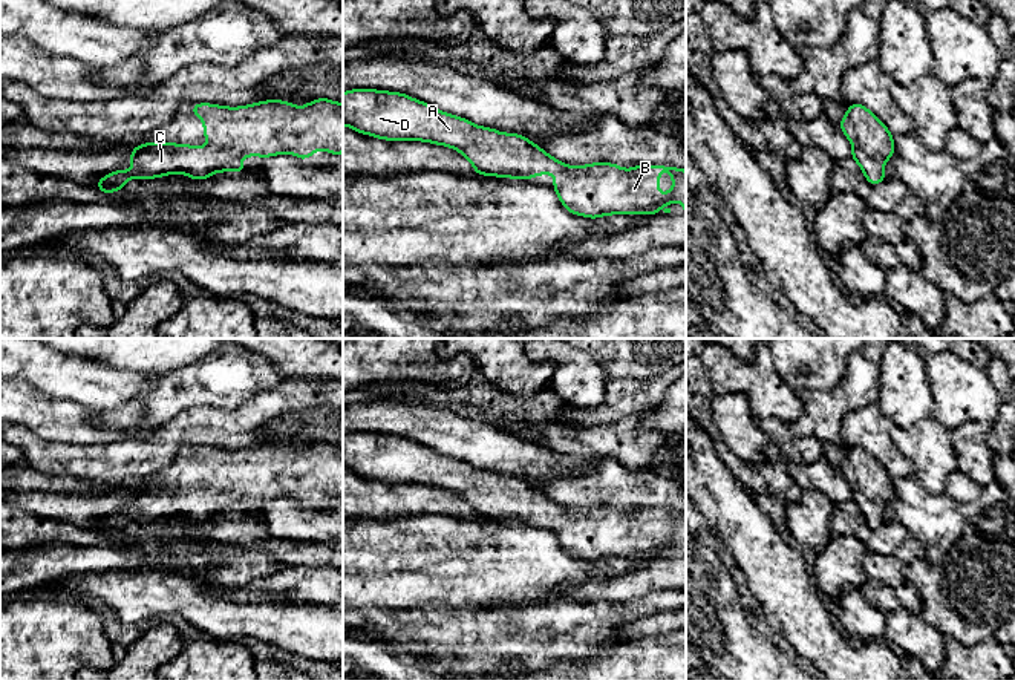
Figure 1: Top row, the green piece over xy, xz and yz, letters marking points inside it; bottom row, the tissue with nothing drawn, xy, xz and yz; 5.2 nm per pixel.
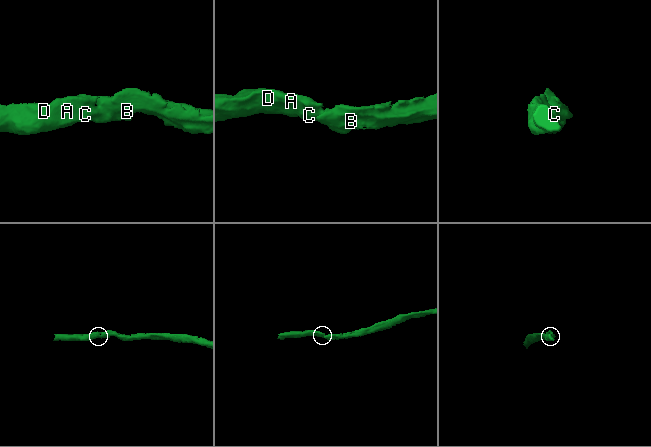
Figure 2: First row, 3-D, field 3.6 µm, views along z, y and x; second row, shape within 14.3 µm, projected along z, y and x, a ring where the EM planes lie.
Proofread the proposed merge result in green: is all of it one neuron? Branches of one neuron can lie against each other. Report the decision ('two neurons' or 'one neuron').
one neuron

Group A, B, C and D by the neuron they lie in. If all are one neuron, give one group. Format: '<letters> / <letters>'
A B C D

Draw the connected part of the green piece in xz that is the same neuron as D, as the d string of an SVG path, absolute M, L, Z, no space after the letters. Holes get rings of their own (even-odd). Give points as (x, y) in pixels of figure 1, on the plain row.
M354 432L343 436L343 469L358 476L372 478L387 484L426 484L447 489L464 498L476 518L530 522L539 518L554 518L553 533L563 550L579 559L597 562L608 557L658 557L663 547L683 544L686 557L686 513L674 508L635 508L622 512L617 507L596 505L570 510L554 502L528 481L517 476L502 476L490 470L479 470L465 461L441 455L406 436ZM661 515L672 518L674 531L667 536L658 535Z

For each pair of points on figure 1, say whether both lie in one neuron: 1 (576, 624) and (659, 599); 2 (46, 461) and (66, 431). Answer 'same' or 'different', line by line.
1: same
2: different

